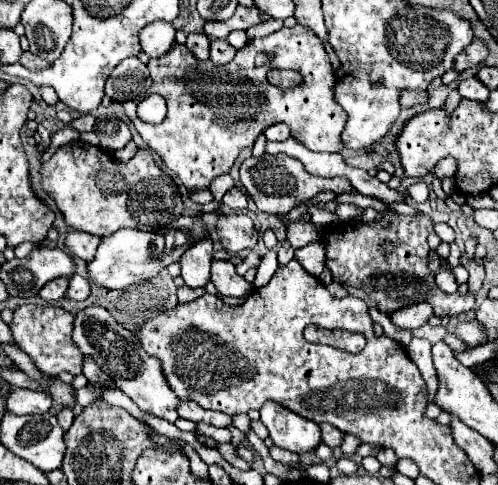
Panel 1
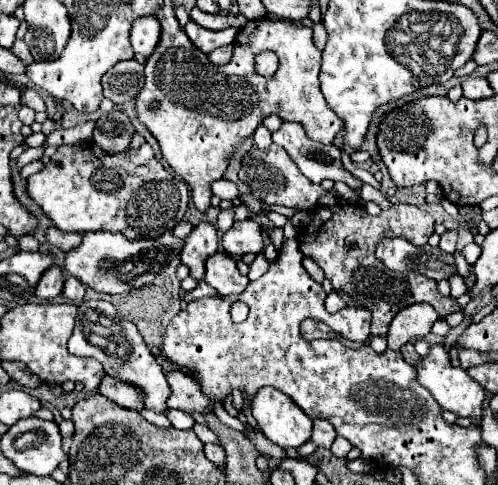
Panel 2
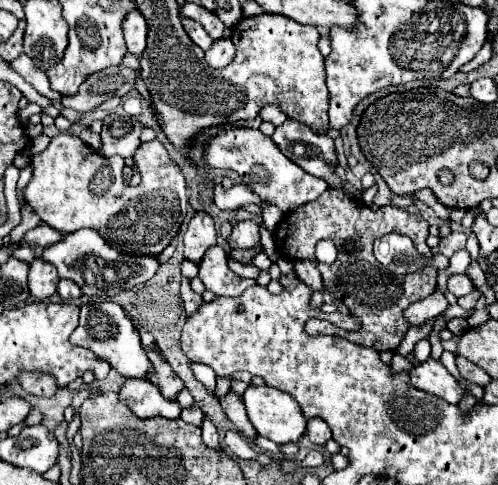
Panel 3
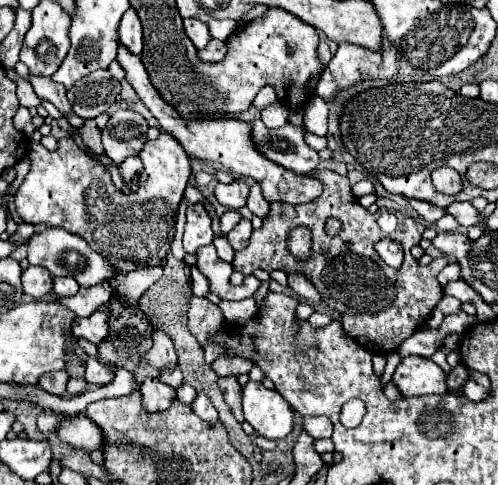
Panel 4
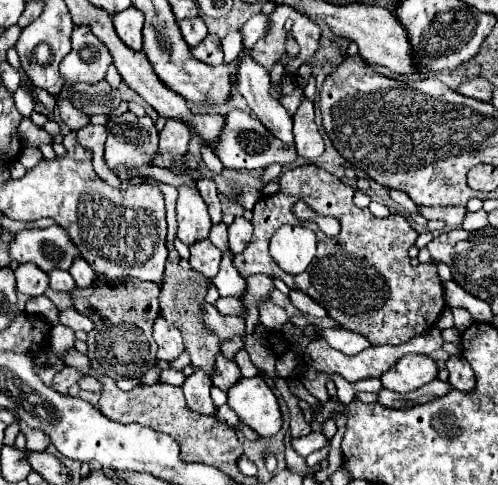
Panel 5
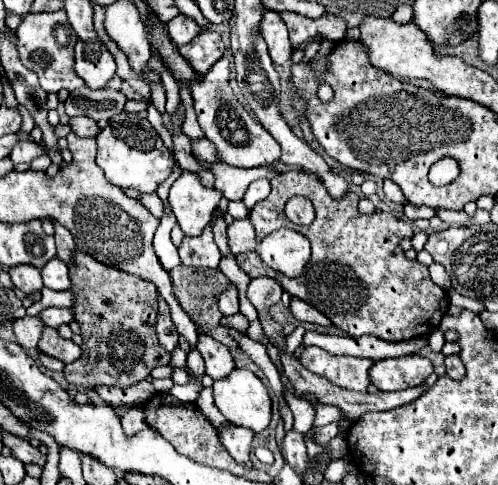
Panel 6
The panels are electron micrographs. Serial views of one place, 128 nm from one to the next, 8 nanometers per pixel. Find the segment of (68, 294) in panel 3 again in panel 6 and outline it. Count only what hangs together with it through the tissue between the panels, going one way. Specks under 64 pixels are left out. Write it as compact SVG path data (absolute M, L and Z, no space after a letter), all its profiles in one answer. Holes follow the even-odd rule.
M60 258L50 260L42 268L42 280L44 280L44 286L46 288L52 288L52 290L70 290L68 266Z

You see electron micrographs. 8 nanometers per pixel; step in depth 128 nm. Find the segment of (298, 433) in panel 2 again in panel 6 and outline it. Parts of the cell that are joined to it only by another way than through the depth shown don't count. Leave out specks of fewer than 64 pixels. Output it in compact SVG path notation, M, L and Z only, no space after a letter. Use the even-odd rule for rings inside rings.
M234 370L232 376L226 376L224 380L214 382L214 402L218 410L234 424L242 428L250 428L254 432L262 432L270 424L270 412L272 412L272 402L268 396L266 386L262 380L252 374L250 370Z

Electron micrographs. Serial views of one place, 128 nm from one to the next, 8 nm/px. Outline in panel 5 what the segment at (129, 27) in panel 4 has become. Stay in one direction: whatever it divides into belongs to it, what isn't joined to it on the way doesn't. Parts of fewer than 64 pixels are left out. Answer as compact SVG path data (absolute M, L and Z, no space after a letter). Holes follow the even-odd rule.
M130 6L124 12L118 12L112 20L114 20L114 28L116 28L120 40L132 50L142 50L144 14L140 10L136 10L134 6Z

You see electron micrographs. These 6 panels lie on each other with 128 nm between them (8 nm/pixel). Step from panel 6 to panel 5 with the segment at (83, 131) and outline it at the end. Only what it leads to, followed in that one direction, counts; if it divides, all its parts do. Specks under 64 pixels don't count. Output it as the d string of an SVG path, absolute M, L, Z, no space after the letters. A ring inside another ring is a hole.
M56 98L56 104L58 104L58 112L60 112L60 118L66 126L70 126L70 130L78 130L82 126L88 124L88 116L84 116L84 112L80 112L78 108L74 108L66 98Z

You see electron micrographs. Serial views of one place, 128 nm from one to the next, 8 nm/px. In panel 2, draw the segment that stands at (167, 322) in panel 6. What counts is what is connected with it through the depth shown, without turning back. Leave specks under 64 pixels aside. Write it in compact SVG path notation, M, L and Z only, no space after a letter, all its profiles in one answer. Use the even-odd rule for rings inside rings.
M172 372L172 374L168 374L168 384L172 388L172 396L168 398L168 408L176 408L176 410L182 410L188 414L214 412L212 402L204 400L204 396L200 396L200 388L196 388L194 378L190 378L182 372Z

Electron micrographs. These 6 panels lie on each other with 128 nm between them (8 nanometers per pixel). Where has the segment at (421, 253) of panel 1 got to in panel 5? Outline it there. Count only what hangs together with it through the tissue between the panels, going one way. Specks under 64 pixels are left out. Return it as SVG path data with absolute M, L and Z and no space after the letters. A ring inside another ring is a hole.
M314 164L284 172L280 186L282 190L278 194L262 198L254 206L252 240L242 254L234 256L234 266L242 278L254 274L266 274L270 278L280 276L288 288L298 288L312 296L342 328L362 334L372 346L402 344L438 322L446 302L436 262L420 266L410 264L408 248L416 242L418 232L402 214L376 218L368 208L358 208L352 202L354 188ZM300 198L304 198L304 202L316 210L318 216L336 216L342 222L340 236L328 238L316 222L302 222L296 218L294 204ZM284 224L304 224L318 236L318 256L302 274L282 272L268 252L274 230Z

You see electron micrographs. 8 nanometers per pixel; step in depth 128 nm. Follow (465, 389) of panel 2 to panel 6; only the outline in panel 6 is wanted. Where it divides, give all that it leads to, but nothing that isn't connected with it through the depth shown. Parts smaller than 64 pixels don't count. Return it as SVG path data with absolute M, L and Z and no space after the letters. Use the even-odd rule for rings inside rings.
M408 354L400 358L378 360L370 368L370 380L378 390L394 392L424 384L432 372L434 366L428 358L422 358L420 354Z

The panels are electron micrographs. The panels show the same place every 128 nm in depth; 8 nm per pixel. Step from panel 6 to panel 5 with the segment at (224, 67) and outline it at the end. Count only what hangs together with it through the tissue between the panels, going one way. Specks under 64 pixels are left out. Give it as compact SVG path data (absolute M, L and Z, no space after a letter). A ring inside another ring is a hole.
M239 31L229 32L224 39L221 40L224 52L223 64L233 62L239 57L243 49L242 37ZM234 110L226 116L226 126L224 126L224 136L220 136L220 144L216 144L214 152L222 160L226 168L246 168L246 170L264 170L270 164L280 164L282 168L292 166L288 164L288 156L296 152L296 146L292 144L290 148L284 146L282 140L272 136L256 118L252 118L248 112Z

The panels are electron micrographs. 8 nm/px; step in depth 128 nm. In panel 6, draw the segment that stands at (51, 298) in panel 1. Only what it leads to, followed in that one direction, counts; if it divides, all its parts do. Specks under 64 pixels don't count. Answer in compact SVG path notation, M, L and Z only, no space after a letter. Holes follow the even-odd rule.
M14 266L10 268L10 278L14 282L14 286L24 292L24 294L32 294L32 292L40 292L42 290L42 276L40 270L34 266Z

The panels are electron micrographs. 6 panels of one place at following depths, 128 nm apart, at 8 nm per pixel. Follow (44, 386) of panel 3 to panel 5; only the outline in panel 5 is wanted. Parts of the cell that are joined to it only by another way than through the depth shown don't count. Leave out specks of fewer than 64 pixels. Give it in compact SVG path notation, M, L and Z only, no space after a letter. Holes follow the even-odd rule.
M62 368L62 370L56 372L56 376L52 378L52 384L50 384L50 386L52 386L56 392L66 394L68 388L78 382L80 376L82 376L82 374L80 374L76 368Z

